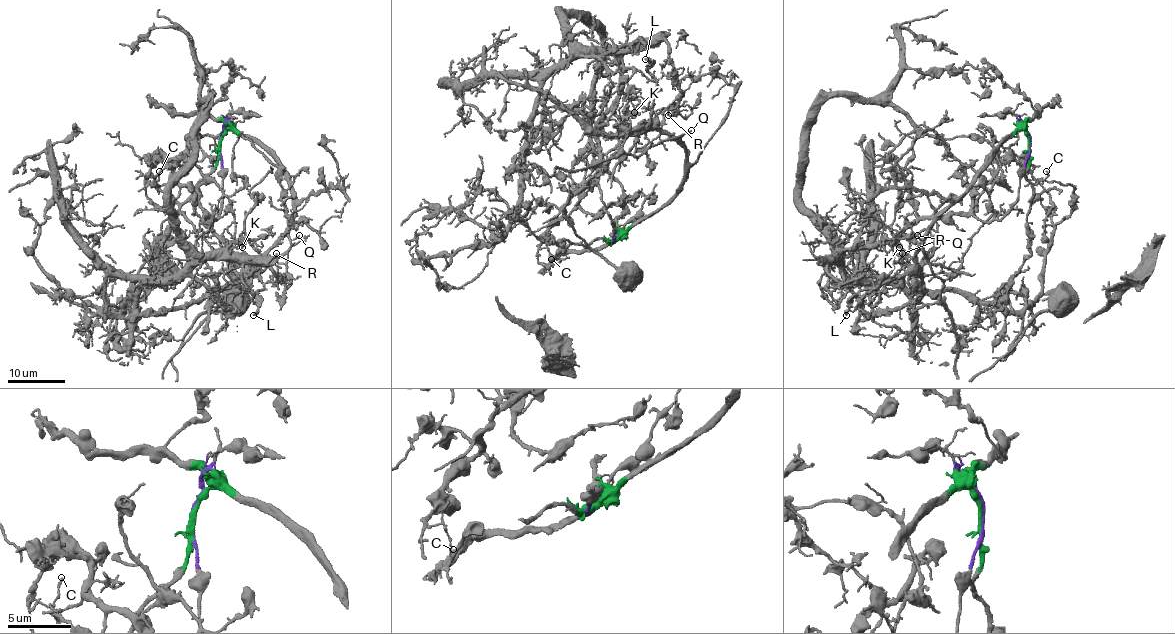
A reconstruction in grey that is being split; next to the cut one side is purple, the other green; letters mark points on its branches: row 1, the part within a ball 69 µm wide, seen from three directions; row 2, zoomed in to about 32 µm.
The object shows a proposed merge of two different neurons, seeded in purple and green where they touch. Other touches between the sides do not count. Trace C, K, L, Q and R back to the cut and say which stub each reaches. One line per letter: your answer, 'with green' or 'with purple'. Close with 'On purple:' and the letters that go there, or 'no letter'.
C: with purple
K: with purple
L: with green
Q: with green
R: with purple
On purple: C, K, R

